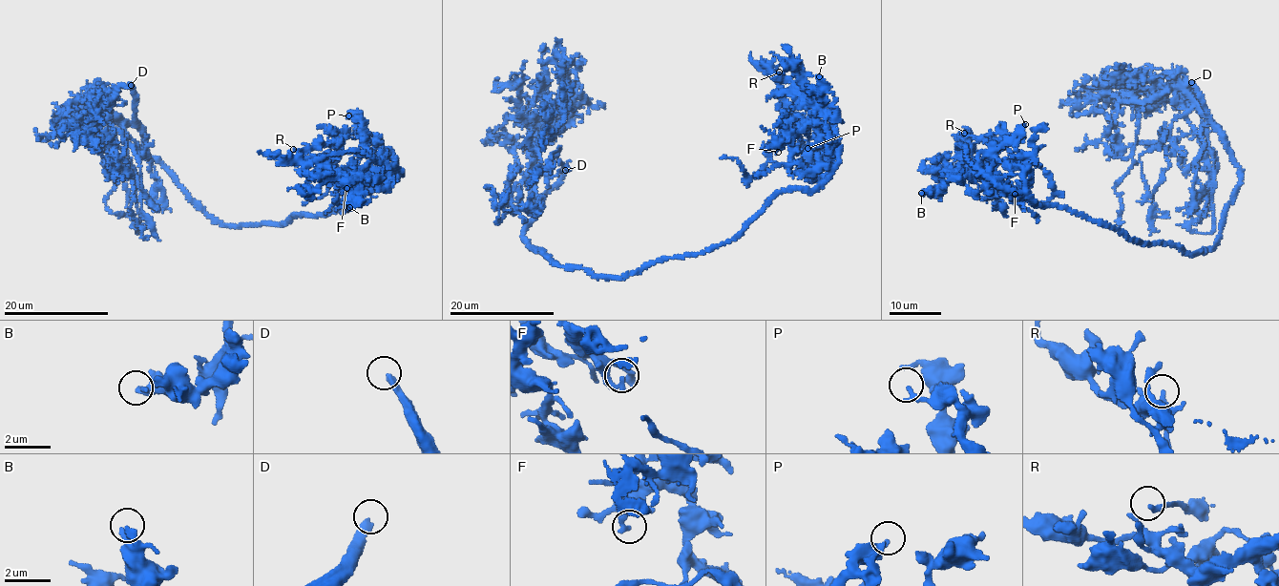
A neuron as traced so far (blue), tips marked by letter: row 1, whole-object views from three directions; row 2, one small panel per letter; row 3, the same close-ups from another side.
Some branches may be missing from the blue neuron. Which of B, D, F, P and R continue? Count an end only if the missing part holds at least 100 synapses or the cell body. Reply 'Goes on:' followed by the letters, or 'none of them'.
Goes on: D

